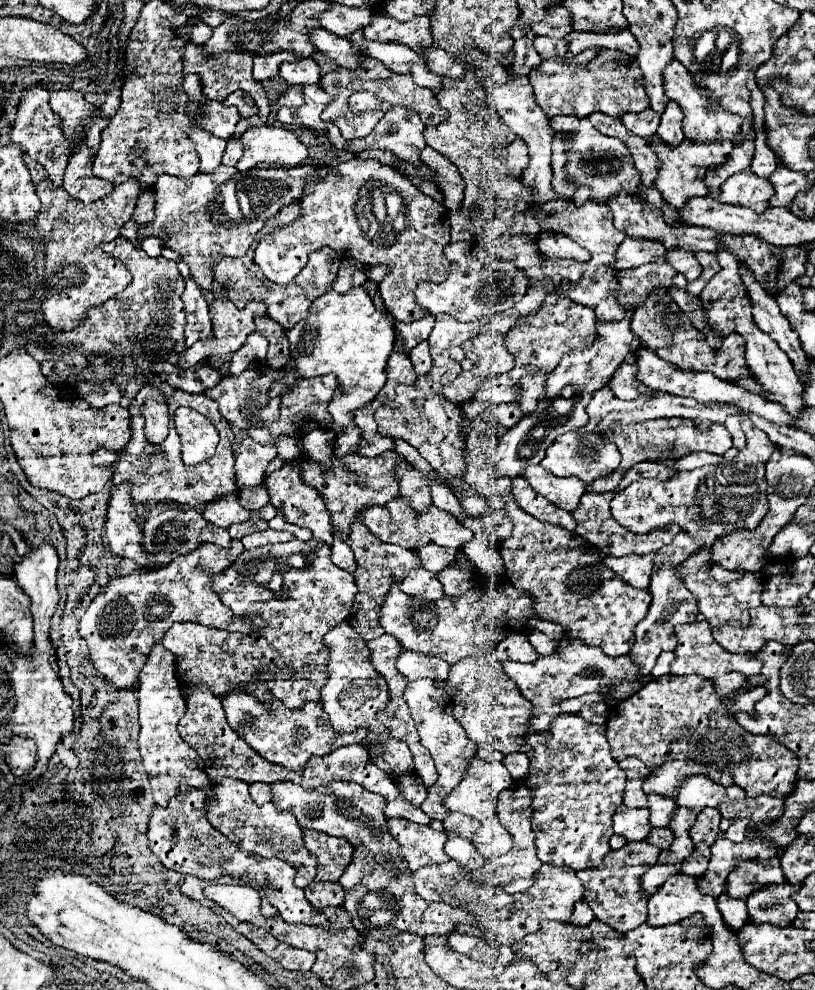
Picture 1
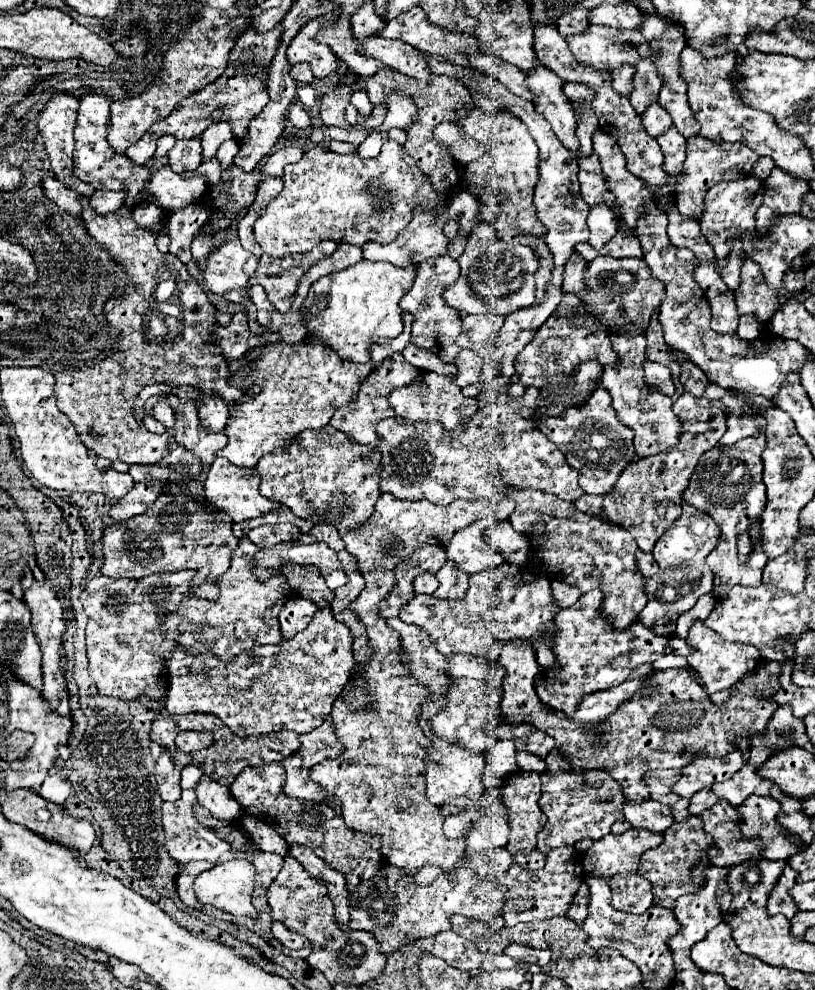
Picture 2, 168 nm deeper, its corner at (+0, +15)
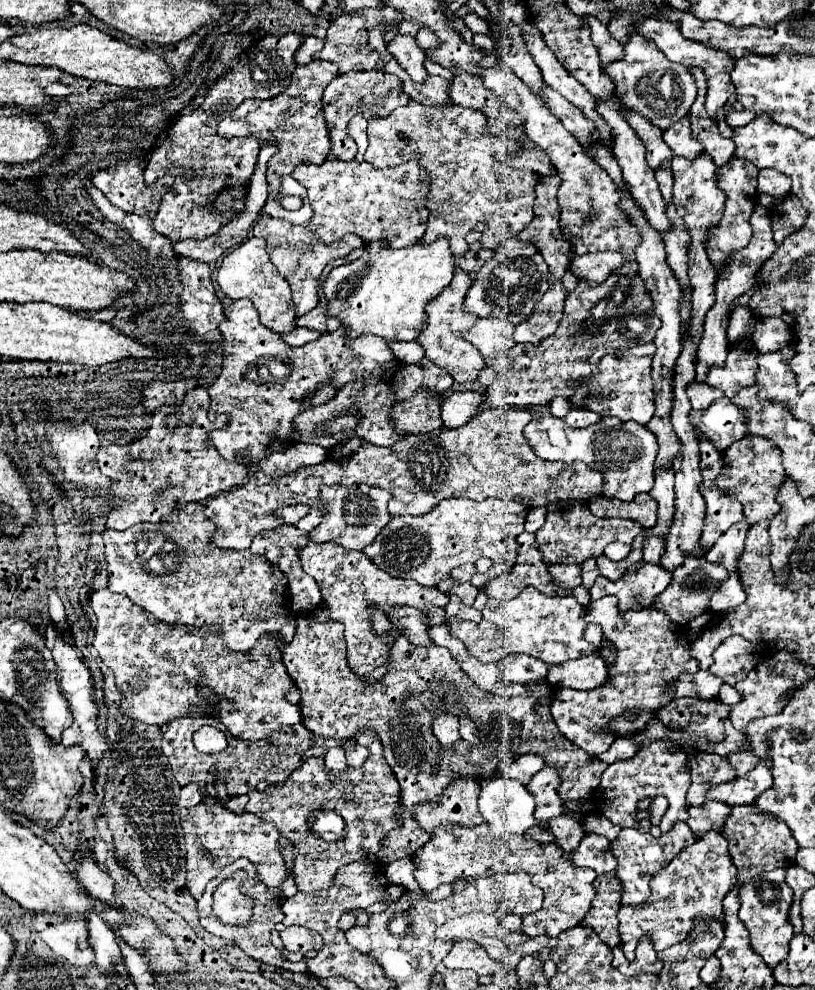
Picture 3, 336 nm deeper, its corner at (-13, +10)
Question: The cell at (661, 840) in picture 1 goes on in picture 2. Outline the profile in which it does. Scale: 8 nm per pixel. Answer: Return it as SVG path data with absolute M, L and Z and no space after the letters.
M695 815L683 823L673 823L663 835L663 845L641 857L639 873L653 885L653 905L673 909L677 897L697 893L697 889L705 885L705 869L711 865L707 851L713 847L713 839L703 831L701 817Z

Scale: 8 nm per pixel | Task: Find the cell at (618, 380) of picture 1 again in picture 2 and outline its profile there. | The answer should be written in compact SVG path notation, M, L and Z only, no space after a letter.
M647 361L645 367L647 367L645 369L645 381L649 385L657 387L657 391L671 397L675 393L675 383L671 379L671 371L665 365L659 365L659 363L653 363L653 361Z

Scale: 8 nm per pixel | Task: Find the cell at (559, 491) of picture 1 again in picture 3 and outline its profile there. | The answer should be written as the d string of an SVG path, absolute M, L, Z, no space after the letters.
M486 408L456 430L440 428L426 434L404 434L404 438L390 448L364 442L364 446L346 462L326 460L318 466L298 468L278 480L256 472L242 486L226 490L208 502L206 516L218 526L214 542L220 548L250 548L250 542L258 532L282 524L278 518L272 518L270 512L284 504L308 504L310 514L296 526L304 532L314 530L320 522L320 512L324 510L318 502L318 490L324 484L370 484L384 488L392 494L388 504L392 516L420 516L446 498L470 498L476 502L484 498L508 498L536 508L558 500L588 502L590 498L600 496L602 474L590 470L582 462L548 462L534 452L522 432L526 420L534 422L538 418L540 414L530 408Z

